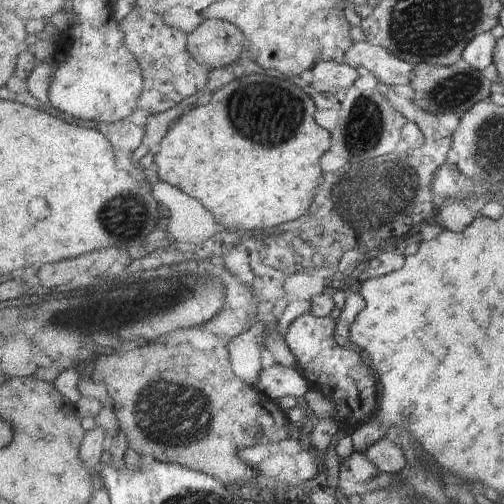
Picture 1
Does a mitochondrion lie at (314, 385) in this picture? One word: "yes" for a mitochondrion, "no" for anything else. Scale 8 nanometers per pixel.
no

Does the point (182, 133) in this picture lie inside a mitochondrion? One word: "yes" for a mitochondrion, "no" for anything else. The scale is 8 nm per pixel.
no

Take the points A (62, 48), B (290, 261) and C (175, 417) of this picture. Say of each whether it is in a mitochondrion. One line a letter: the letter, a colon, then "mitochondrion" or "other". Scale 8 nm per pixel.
A: other
B: other
C: mitochondrion

